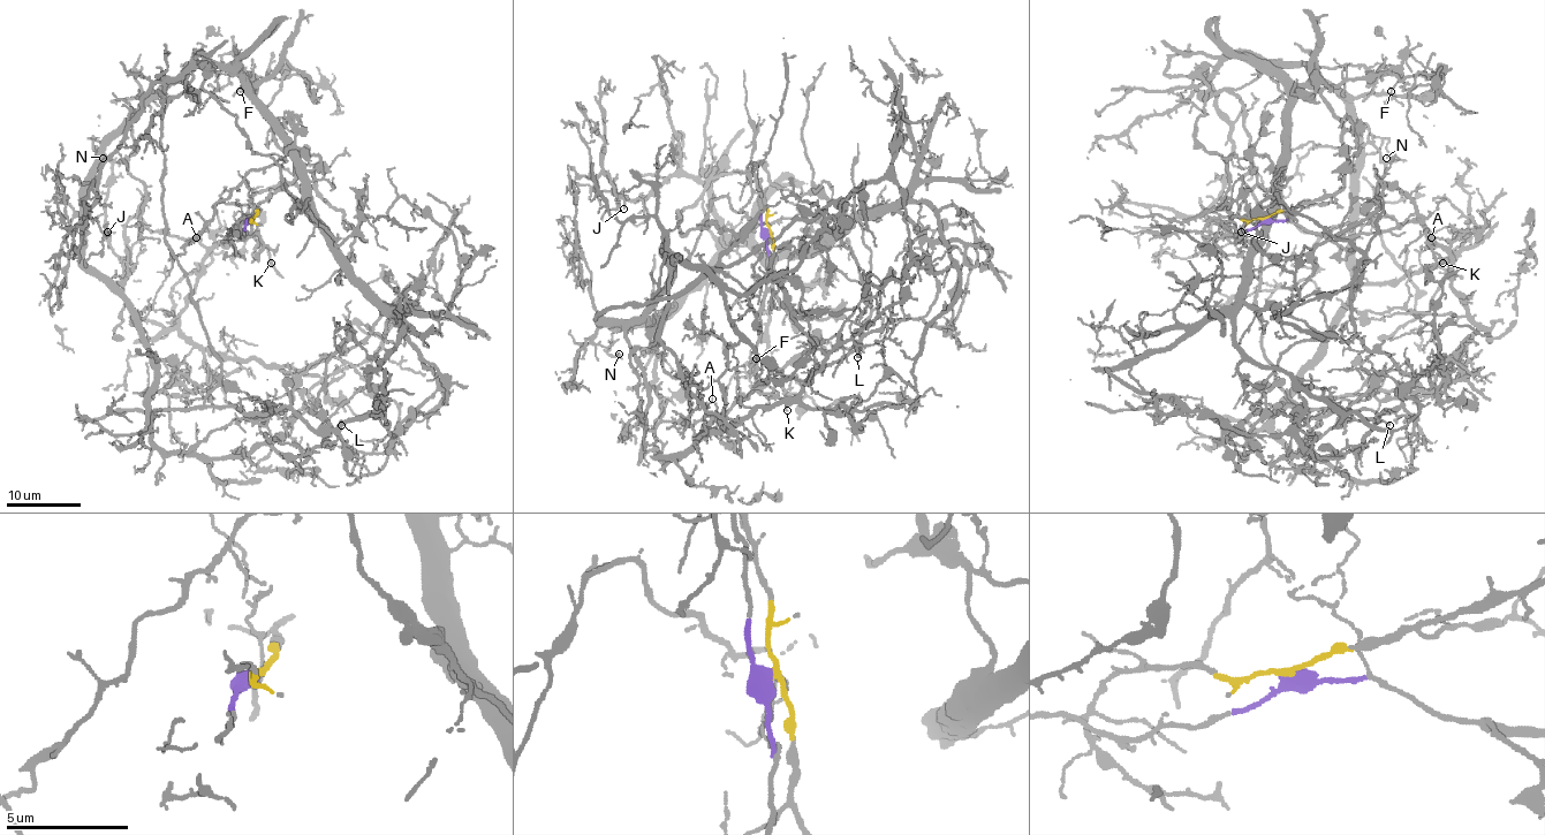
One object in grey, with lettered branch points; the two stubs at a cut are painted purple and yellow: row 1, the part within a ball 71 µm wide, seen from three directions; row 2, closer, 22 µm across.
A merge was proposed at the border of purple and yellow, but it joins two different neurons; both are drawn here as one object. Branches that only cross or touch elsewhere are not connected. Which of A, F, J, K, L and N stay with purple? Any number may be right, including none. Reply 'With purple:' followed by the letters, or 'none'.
With purple: A, K, L

